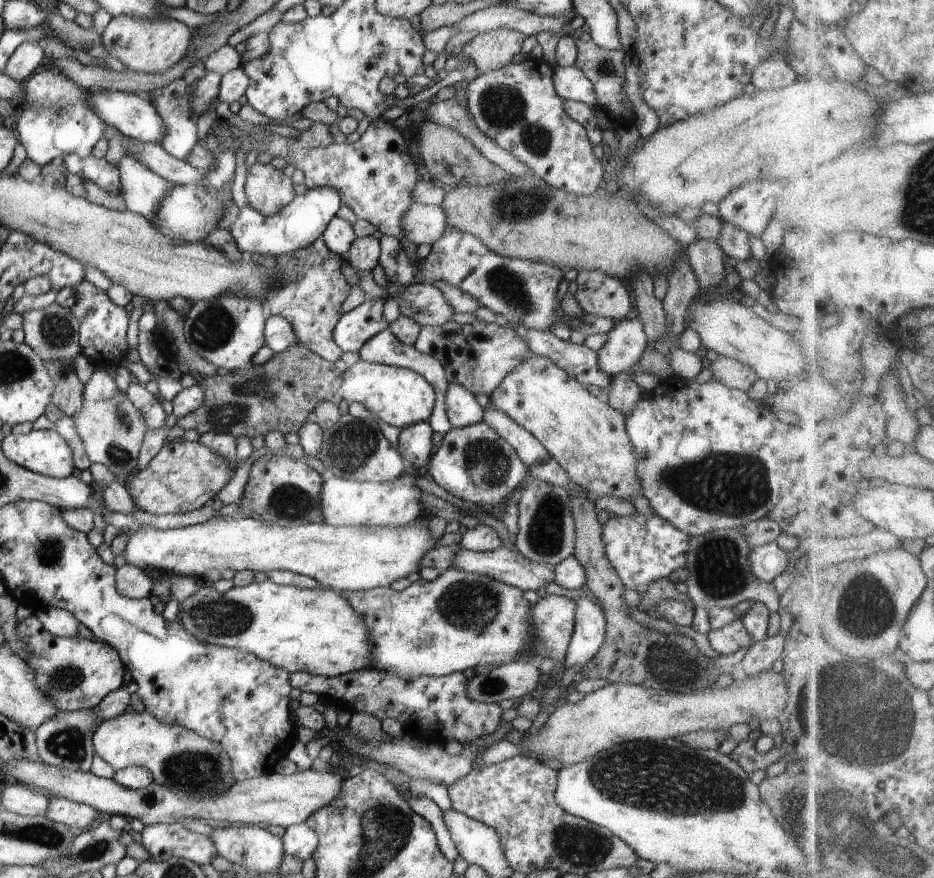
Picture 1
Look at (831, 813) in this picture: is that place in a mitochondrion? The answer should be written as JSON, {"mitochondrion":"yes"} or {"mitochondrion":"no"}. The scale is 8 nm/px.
{"mitochondrion":"yes"}

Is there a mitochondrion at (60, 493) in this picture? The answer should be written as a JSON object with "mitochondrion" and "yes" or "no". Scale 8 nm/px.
{"mitochondrion":"no"}

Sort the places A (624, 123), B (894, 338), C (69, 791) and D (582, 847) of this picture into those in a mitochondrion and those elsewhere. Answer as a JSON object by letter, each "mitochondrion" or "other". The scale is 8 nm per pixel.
{"A":"other","B":"other","C":"other","D":"mitochondrion"}

